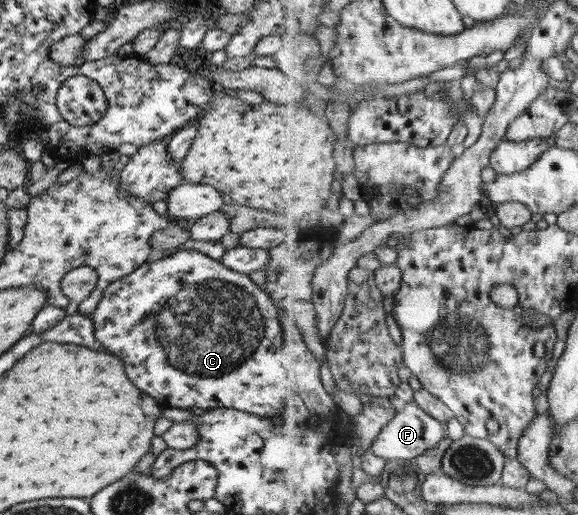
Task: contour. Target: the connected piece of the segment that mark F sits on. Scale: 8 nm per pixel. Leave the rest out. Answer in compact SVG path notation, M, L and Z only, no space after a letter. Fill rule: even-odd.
M416 402L401 406L382 432L373 440L370 452L386 460L400 459L412 461L422 456L427 450L436 448L446 437L442 423L426 413Z

